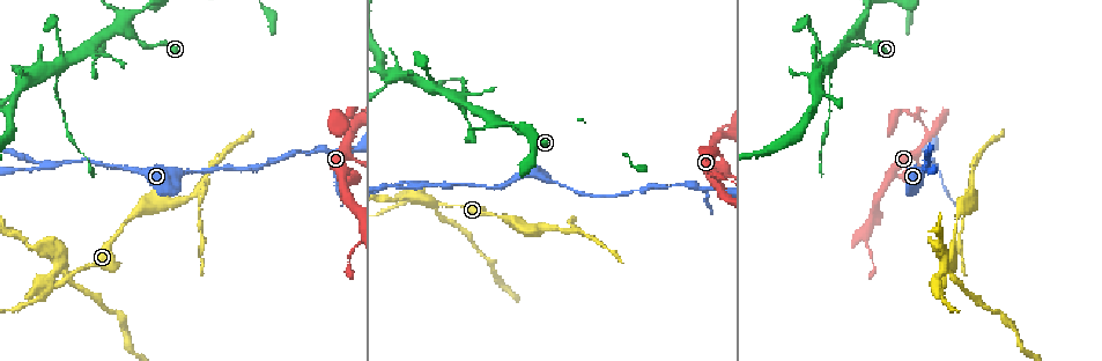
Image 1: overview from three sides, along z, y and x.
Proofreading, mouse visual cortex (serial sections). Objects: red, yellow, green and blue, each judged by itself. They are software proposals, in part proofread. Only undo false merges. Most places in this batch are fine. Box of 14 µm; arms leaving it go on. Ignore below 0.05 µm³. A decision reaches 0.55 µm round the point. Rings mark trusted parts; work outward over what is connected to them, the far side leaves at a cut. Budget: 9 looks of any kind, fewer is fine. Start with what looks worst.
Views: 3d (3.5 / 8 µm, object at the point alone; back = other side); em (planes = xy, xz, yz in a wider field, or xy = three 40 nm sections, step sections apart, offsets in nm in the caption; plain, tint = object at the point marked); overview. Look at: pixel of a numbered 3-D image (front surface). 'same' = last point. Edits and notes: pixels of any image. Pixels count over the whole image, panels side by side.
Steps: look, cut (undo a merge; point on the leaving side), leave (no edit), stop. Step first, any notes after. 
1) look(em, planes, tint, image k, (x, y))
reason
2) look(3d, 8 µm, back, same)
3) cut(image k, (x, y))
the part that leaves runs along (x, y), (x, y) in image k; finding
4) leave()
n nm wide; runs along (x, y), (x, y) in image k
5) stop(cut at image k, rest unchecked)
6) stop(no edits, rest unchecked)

look(3d, 3.5 µm, image 1, (946, 277))
abrupt turn

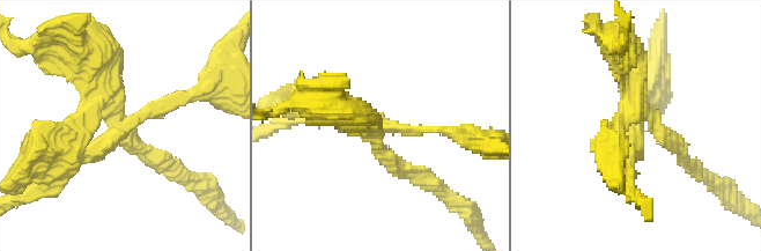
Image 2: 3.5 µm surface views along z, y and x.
cut(image 2, (295, 88))
two cells meet here

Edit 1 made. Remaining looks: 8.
look(overview)
redraw

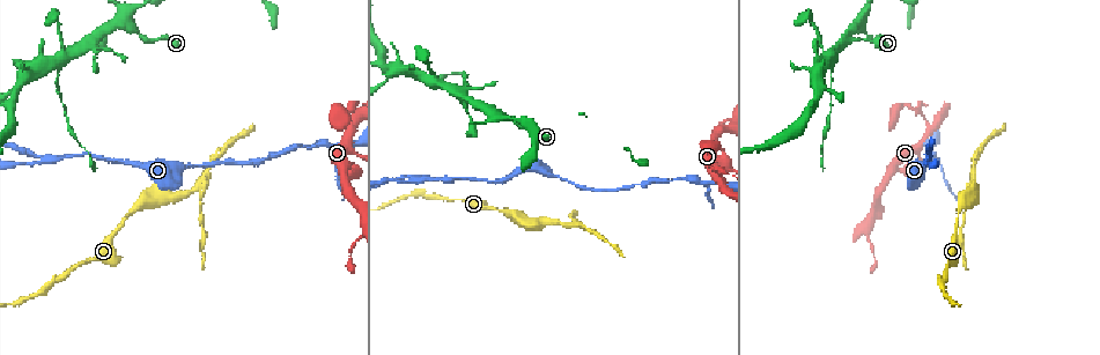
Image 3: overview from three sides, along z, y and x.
look(3d, 8 µm, image 3, (717, 170))
narrows sharply

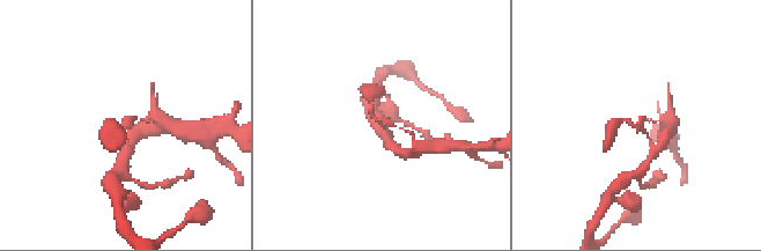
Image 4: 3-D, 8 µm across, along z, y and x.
look(em, xy, step 1, tint, image 4, (642, 128))
3 arms; arms of 100, 150, 300 nm; now the EM

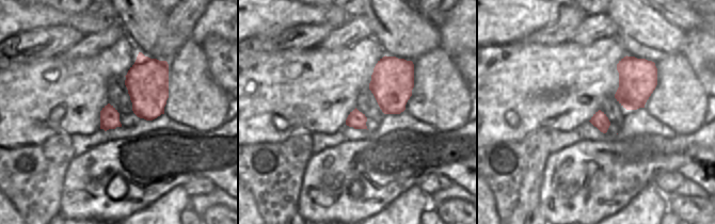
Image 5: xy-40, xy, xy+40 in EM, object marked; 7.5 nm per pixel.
leave()
runs along (125, 153), (122, 128), (147, 122) in image 4; all the same cell

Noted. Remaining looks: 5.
look(3d, 3.5 µm, image 3, (57, 80))
sudden change in width

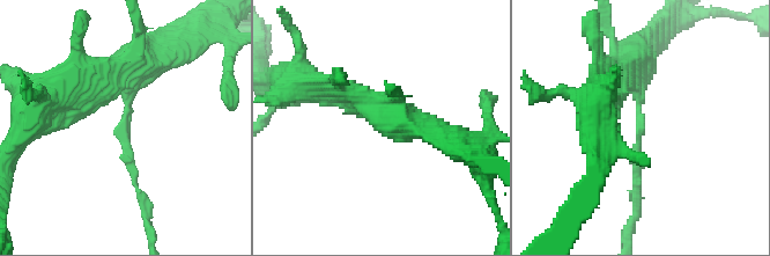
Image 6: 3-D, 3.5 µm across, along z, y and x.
look(em, xy, step 3, tint, image 6, (640, 122))
arms of 150, 450 nm

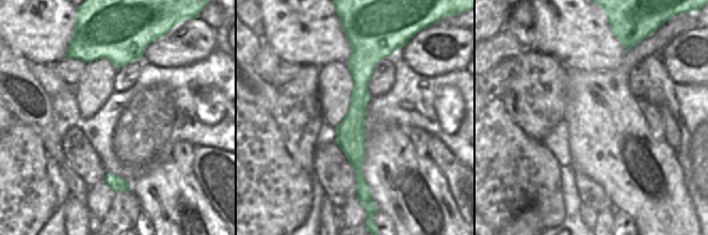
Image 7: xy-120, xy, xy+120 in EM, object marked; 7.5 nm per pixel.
look(em, planes, tint, same)

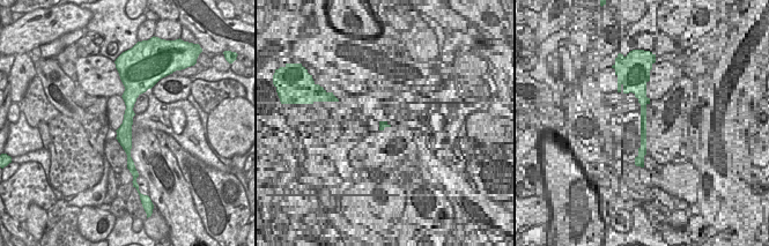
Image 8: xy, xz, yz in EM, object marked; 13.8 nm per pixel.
leave()
runs along (130, 88), (126, 125), (130, 162) in image 8; one cell here

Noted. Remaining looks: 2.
stop(cut at image 2, rest unchecked)

